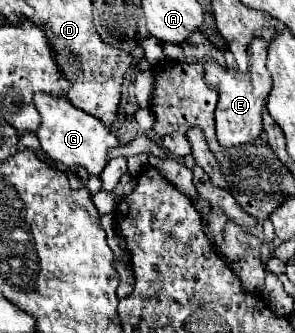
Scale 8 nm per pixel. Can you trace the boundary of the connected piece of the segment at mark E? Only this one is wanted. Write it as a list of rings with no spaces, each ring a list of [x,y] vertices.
[[[205,60],[205,78],[211,86],[219,92],[219,104],[215,110],[215,128],[217,128],[217,140],[223,148],[249,144],[255,138],[261,136],[263,124],[261,124],[261,110],[265,106],[265,100],[269,96],[269,90],[255,90],[251,84],[251,74],[235,72],[235,70],[223,70],[215,62]]]

